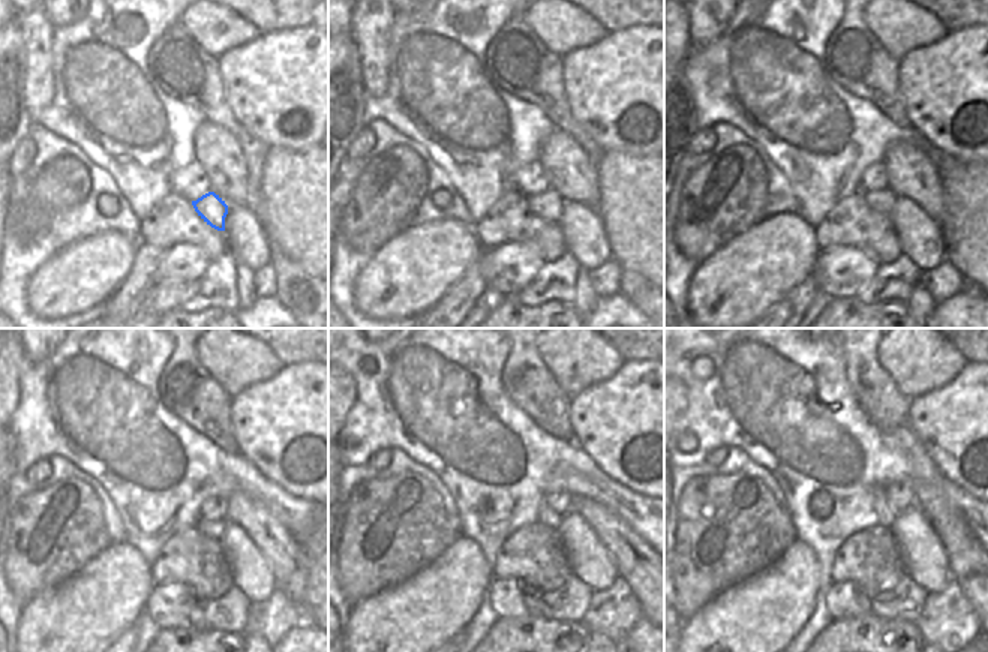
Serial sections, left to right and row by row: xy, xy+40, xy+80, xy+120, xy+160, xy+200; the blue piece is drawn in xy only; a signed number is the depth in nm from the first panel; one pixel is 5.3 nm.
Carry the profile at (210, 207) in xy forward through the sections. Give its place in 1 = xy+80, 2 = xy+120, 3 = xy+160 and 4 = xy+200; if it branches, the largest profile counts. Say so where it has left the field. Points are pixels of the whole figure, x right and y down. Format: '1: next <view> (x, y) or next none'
1: next xy+80 (880, 200)
2: next xy+120 (213, 529)
3: next xy+160 (547, 516)
4: next xy+200 (879, 502)

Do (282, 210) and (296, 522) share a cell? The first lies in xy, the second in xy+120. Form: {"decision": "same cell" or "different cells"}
{"decision": "different cells"}

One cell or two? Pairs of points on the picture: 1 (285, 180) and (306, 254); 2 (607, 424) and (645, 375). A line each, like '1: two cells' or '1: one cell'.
1: one cell
2: one cell

